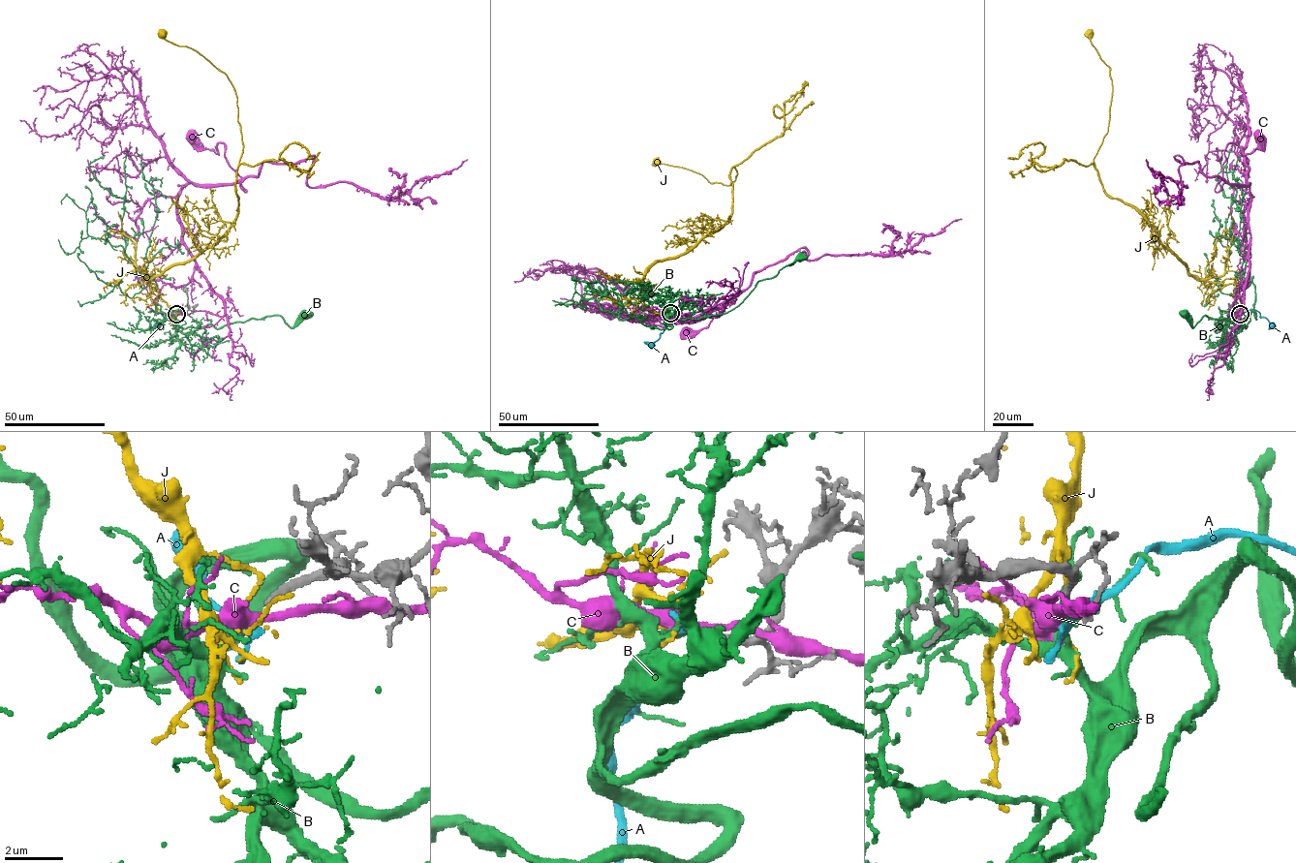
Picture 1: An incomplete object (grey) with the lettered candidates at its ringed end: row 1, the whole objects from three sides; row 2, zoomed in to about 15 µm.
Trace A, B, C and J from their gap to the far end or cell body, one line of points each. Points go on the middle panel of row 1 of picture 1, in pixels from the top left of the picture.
A: (670, 313), (664, 320), (664, 329), (652, 345)
B: (669, 313), (664, 323), (726, 313), (758, 281), (773, 278), (799, 257)
C: (670, 313), (716, 308), (718, 316), (671, 322), (735, 295), (718, 297), (707, 326), (685, 331)
J: (669, 313), (645, 304), (643, 276), (724, 225), (729, 171), (737, 172), (725, 185), (657, 163)

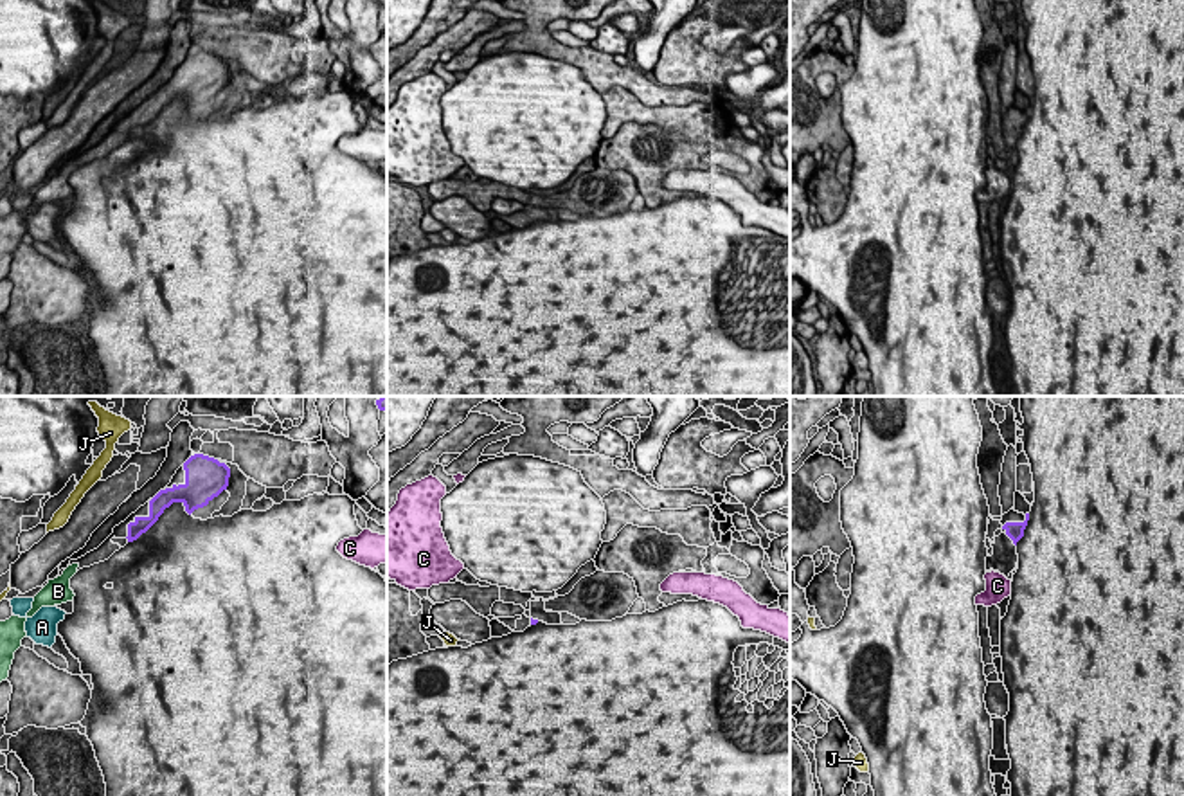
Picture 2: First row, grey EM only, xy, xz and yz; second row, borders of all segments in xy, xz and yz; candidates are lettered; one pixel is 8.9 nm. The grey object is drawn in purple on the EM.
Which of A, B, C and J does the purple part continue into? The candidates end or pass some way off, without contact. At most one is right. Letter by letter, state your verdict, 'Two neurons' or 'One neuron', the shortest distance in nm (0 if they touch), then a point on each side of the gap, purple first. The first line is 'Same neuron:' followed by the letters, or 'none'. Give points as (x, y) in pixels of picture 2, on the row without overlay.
Same neuron: B
A: Two neurons. Distance 850 nm. Across: xy (128, 137), (63, 208)
B: One neuron. Distance 500 nm. Across: xy (128, 137), (78, 161)
C: Two neurons. Distance 300 nm. Across: yz (1015, 141), (999, 170)
J: Two neurons. Distance 480 nm. Across: xy (128, 121), (83, 92)

